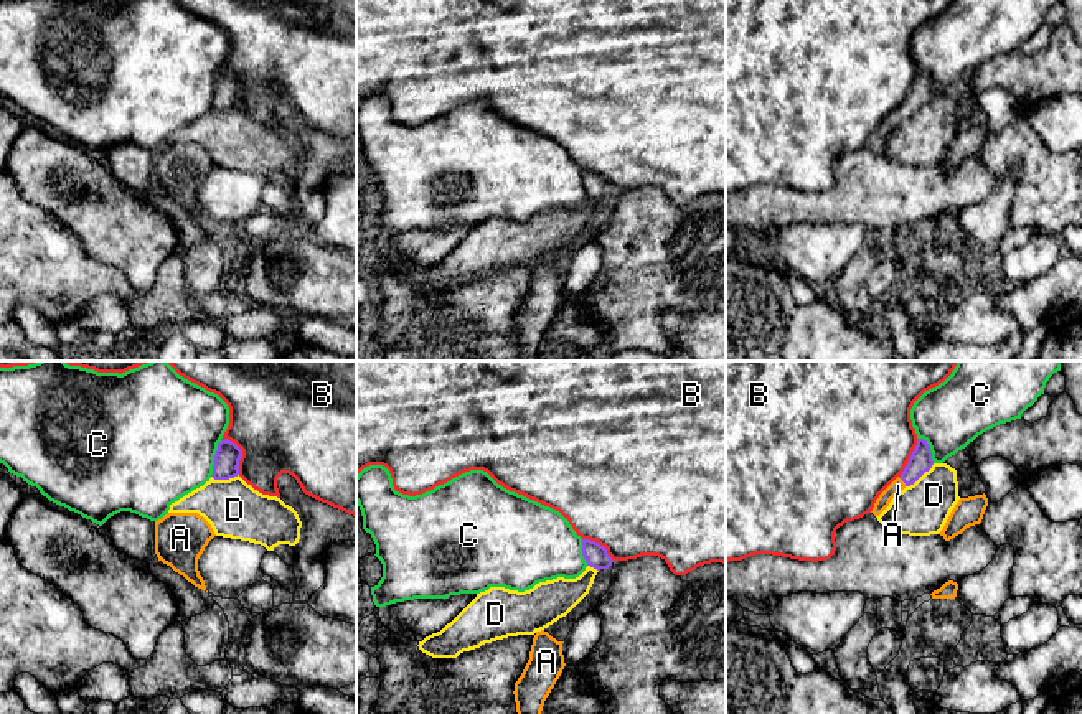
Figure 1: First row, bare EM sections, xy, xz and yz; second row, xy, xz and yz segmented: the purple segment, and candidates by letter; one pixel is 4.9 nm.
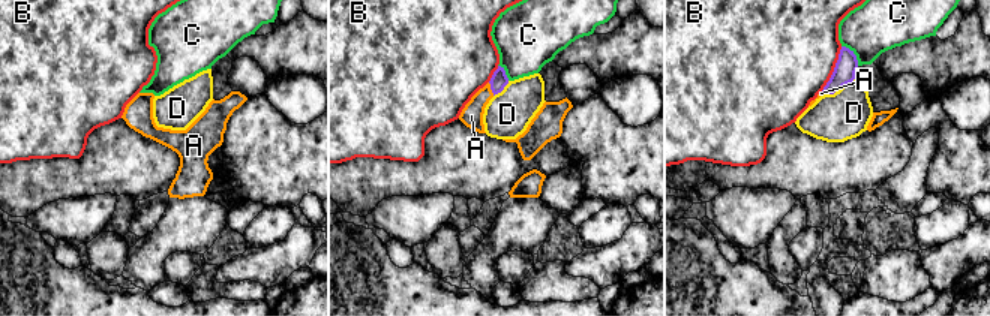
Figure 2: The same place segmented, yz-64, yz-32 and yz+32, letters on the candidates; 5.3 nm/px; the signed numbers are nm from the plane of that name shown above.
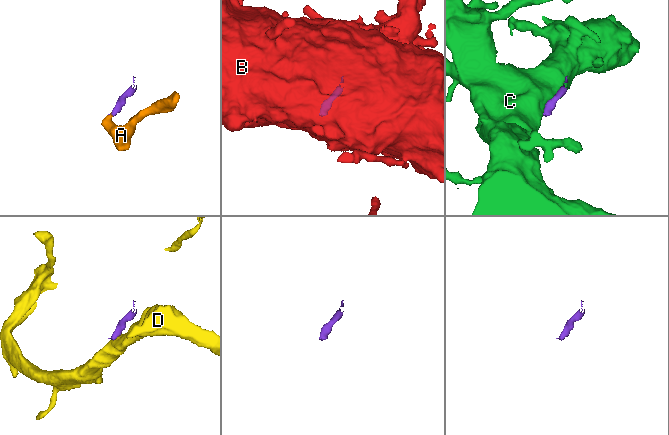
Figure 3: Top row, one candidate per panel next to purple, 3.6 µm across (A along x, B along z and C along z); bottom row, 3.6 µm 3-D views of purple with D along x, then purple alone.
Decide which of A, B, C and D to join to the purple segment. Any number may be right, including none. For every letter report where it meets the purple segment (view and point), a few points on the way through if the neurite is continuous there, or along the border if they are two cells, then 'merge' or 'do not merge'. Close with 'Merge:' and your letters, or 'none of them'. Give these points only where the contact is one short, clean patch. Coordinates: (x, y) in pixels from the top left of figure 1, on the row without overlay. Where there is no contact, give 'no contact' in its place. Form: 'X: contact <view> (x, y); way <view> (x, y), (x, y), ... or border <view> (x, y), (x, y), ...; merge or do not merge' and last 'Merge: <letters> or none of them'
A: contact yz (903, 111); way yz (921, 91), (903, 111), (898, 116); merge
B: contact xy (241, 84); do not merge
C: contact xy (215, 89); do not merge
D: contact yz (919, 108); border yz (934, 94), (906, 117); do not merge
Merge: A

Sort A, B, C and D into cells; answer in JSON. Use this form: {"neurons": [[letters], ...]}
{"neurons": [["A"], ["B"], ["C"], ["D"]]}

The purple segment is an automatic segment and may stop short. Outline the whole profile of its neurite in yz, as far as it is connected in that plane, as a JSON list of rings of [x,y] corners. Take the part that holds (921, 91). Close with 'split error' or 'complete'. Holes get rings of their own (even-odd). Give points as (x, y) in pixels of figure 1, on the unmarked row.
[[[919,69],[904,102],[879,125],[871,143],[879,147],[899,122],[914,115],[932,96],[930,78],[927,71]]]; split error

